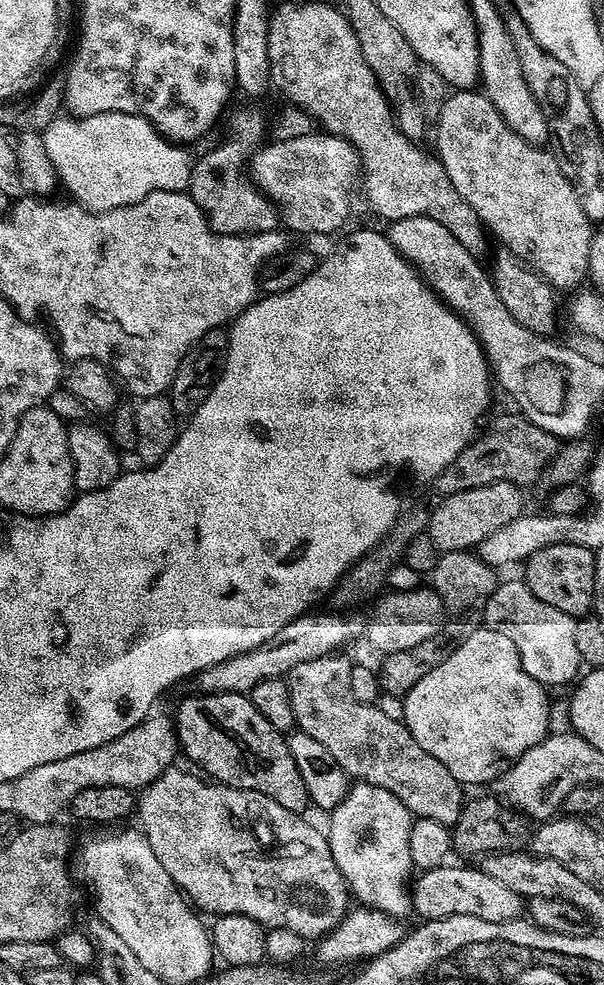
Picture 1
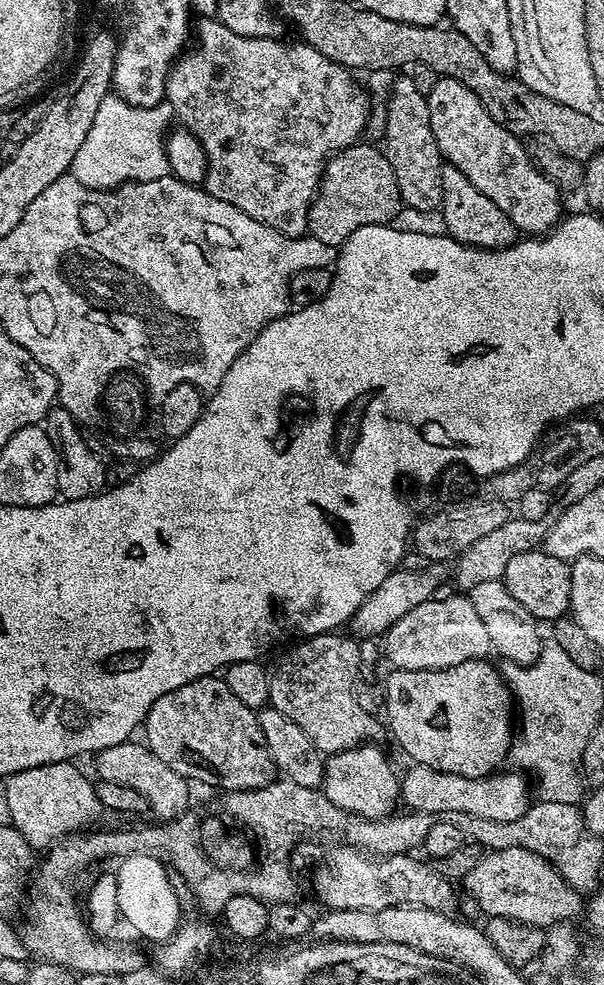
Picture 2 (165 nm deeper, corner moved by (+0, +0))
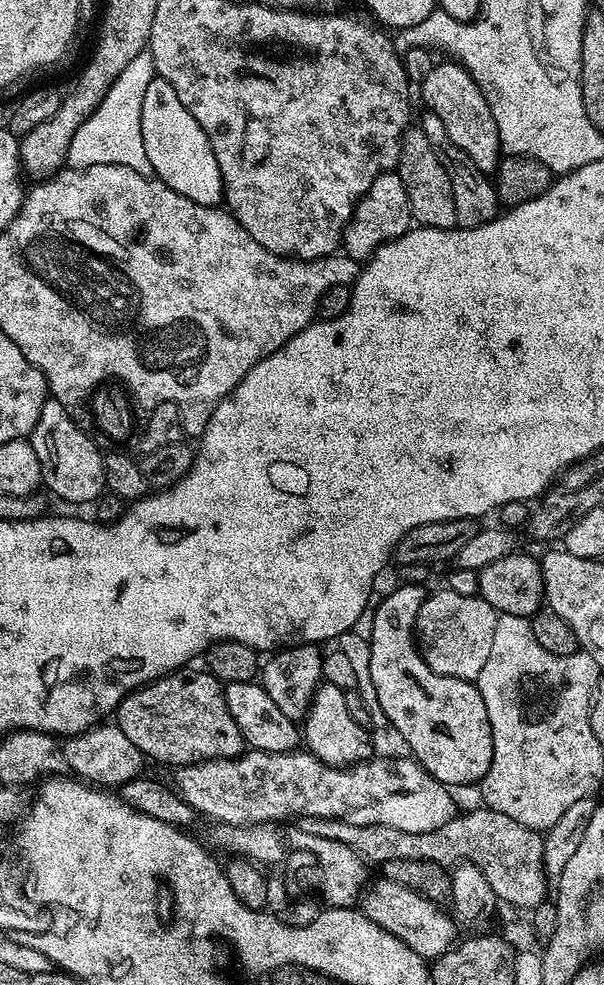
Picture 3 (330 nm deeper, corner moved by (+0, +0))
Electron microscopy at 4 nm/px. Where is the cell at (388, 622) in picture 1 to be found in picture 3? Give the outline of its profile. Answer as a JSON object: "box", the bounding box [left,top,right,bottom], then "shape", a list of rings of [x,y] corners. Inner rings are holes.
{"box":[414,590,497,682],"shape":[[[447,590],[434,593],[416,609],[414,635],[420,657],[439,676],[475,682],[478,674],[482,674],[482,666],[494,642],[497,615],[490,602],[486,602],[478,594],[467,596]]]}

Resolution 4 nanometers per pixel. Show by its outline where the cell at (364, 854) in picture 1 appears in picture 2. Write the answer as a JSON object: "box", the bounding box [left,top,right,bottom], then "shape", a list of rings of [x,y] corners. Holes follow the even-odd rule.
{"box":[324,743,401,820],"shape":[[[373,743],[362,744],[350,750],[335,752],[327,757],[324,765],[324,796],[347,812],[367,820],[383,820],[397,811],[400,800],[401,777]]]}

